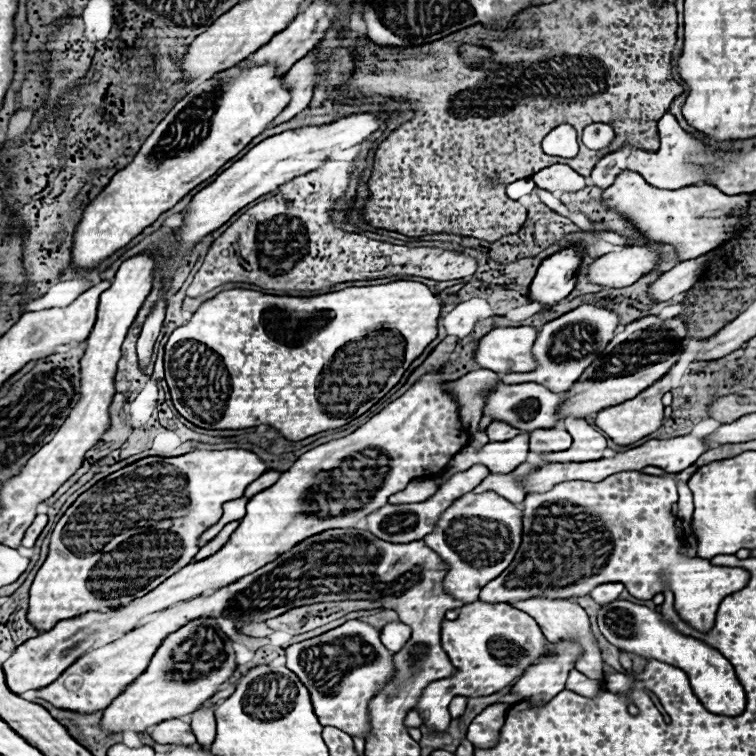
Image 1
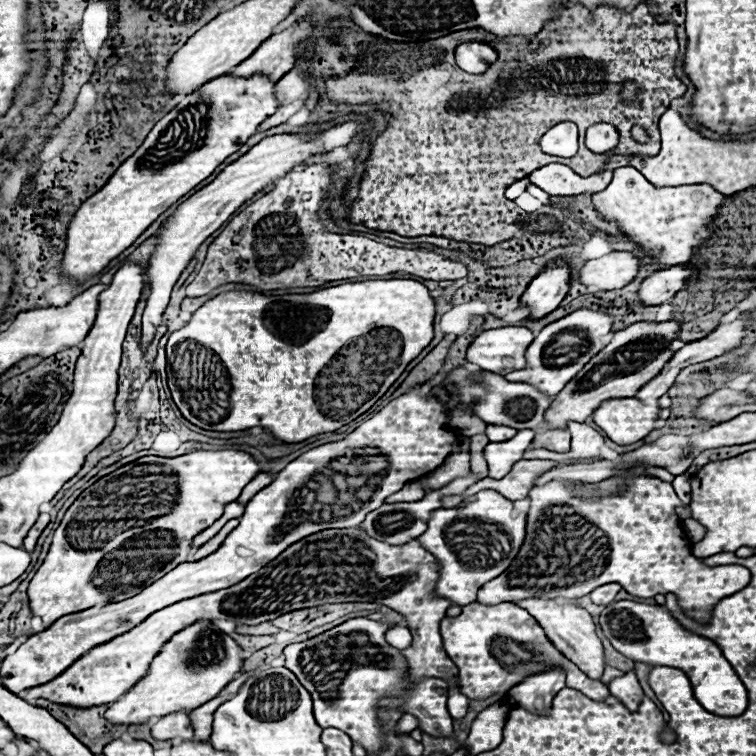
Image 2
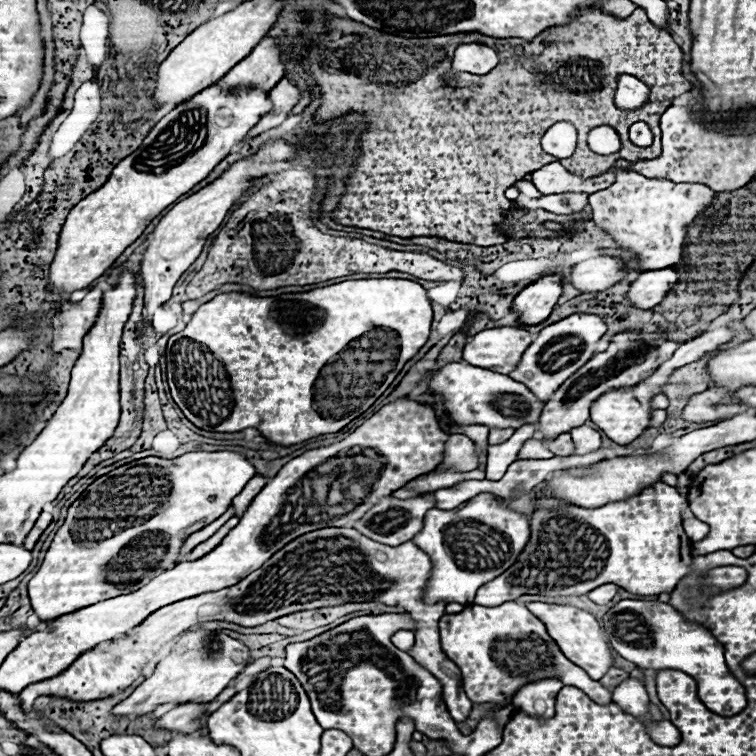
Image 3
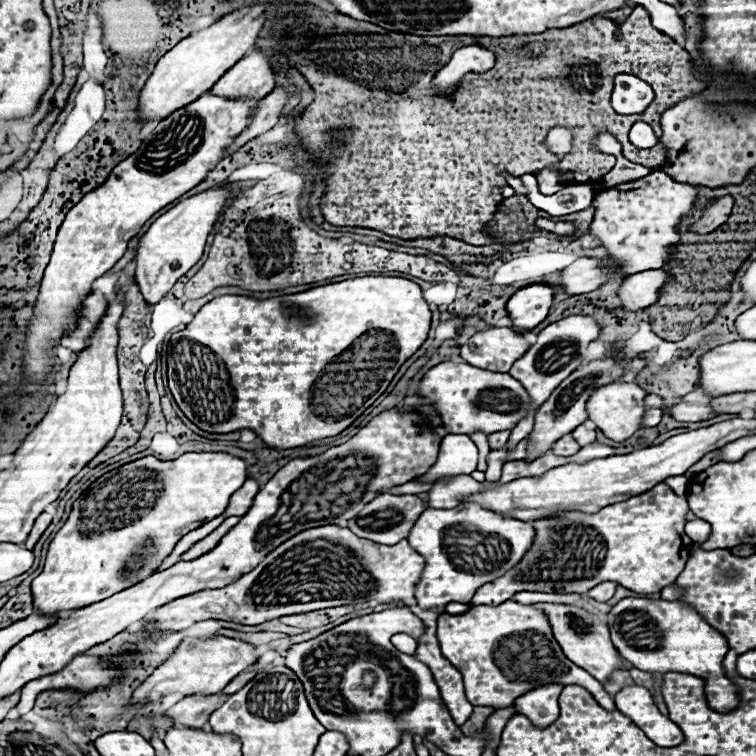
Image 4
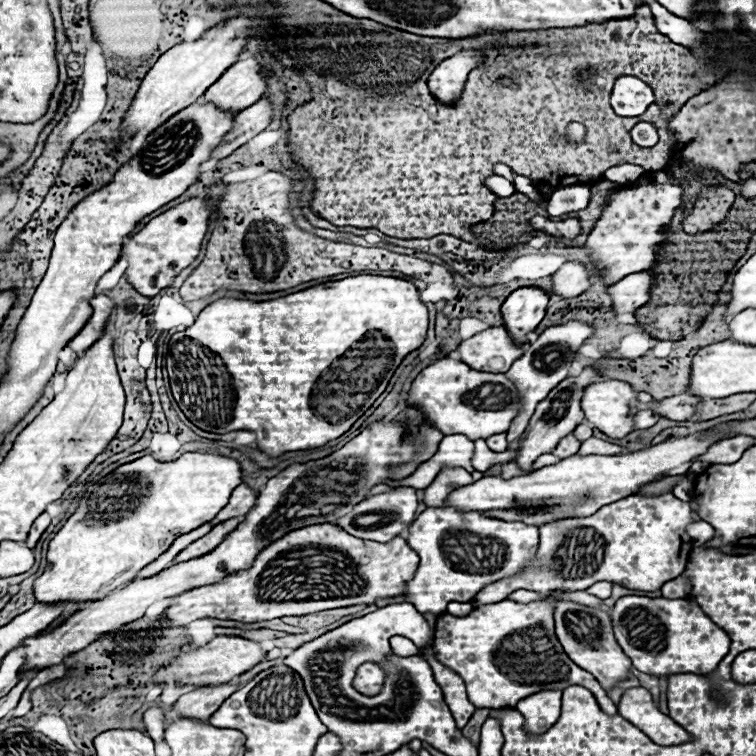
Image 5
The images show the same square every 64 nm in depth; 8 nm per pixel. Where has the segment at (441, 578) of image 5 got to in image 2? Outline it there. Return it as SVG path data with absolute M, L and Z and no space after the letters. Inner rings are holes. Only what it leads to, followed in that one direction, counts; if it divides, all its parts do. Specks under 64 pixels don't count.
M482 490L468 496L456 508L436 510L428 522L428 530L418 538L420 544L440 562L436 594L460 606L476 602L476 592L512 564L524 542L524 534L526 514L516 512L512 502L494 490ZM476 519L488 522L478 522Z

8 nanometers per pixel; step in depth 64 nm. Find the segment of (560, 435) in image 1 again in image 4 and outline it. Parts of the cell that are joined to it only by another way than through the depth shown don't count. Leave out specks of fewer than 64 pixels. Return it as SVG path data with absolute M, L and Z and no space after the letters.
M566 434L566 436L562 436L558 442L554 442L550 450L552 450L552 454L556 454L556 456L572 456L572 454L576 454L576 452L580 450L580 446L578 446L578 442L572 438L572 434Z

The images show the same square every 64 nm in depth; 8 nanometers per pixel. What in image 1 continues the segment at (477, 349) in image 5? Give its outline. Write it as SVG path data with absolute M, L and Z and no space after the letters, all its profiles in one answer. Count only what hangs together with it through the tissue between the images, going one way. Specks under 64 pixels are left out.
M530 326L518 328L494 328L488 332L476 350L476 362L484 370L492 370L498 376L510 372L536 370L532 346L538 332Z

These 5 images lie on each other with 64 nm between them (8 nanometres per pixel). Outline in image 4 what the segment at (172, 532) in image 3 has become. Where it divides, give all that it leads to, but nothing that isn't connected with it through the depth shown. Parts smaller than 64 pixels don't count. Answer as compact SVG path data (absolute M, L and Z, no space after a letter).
M186 452L176 460L146 456L124 466L132 466L132 470L156 470L162 466L162 470L156 470L156 478L160 478L156 502L152 502L148 510L140 510L132 522L124 522L124 526L116 526L116 530L104 530L104 534L80 534L80 530L76 530L76 514L70 514L50 542L42 572L32 580L36 612L60 614L64 610L76 610L110 598L148 578L168 554L172 554L184 534L220 516L230 496L248 480L246 462L226 452Z

